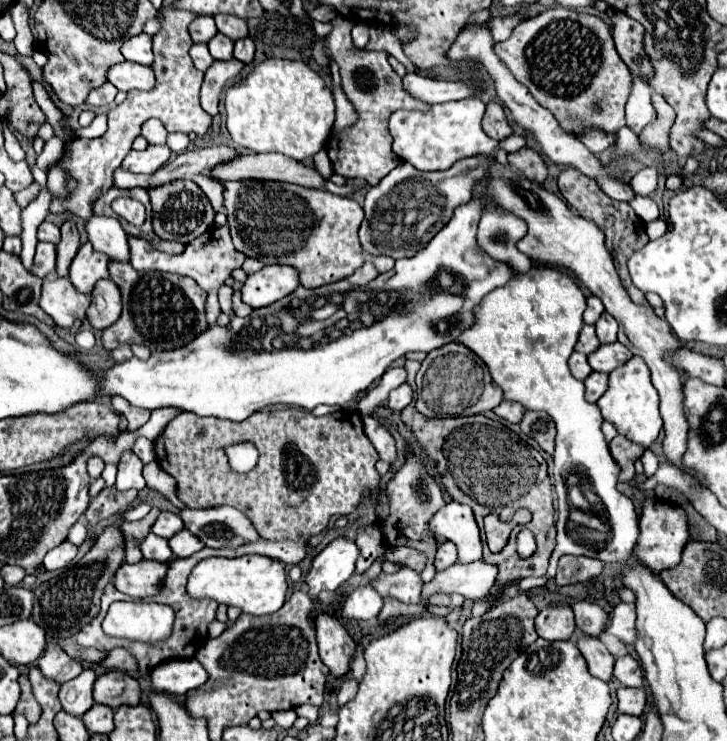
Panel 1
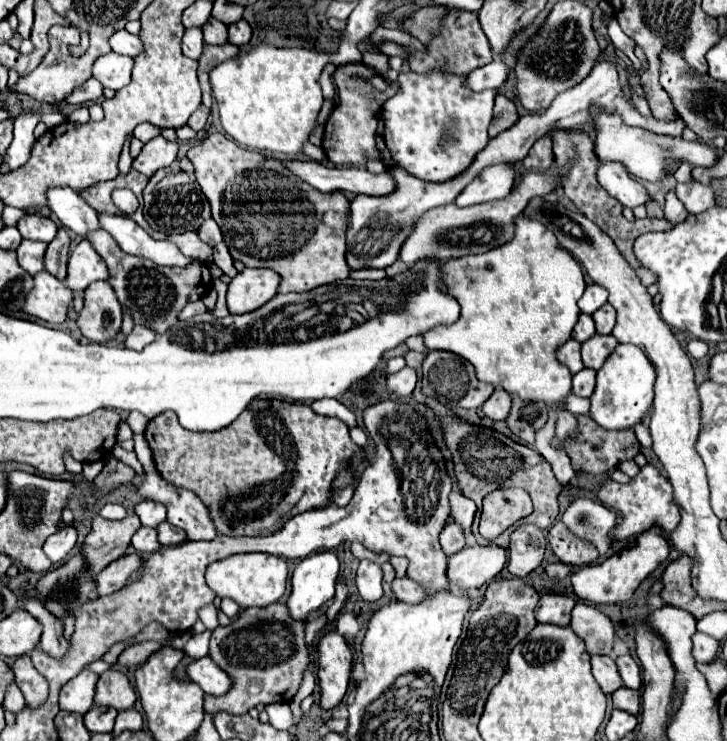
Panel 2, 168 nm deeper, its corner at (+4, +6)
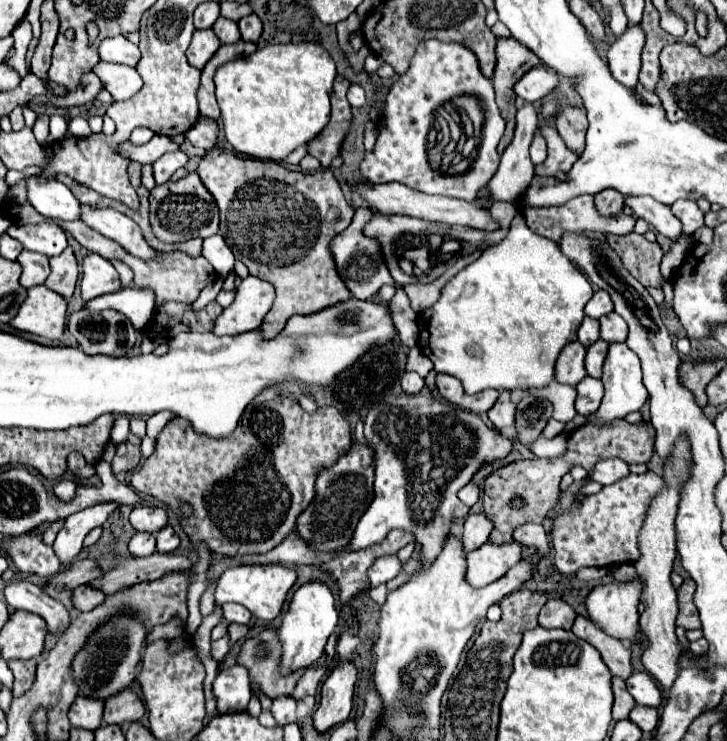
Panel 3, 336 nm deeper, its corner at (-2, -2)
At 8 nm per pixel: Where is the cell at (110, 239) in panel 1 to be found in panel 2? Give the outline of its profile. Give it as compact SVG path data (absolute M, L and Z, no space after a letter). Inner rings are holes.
M71 187L47 189L47 207L59 217L59 221L67 229L75 231L81 237L93 229L101 229L97 211L93 207L89 207L81 199L81 195L77 191L73 191Z

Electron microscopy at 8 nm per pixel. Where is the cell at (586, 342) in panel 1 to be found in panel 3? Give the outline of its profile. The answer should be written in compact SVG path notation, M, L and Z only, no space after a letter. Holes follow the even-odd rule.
M585 317L579 331L577 331L577 337L585 347L593 345L599 339L599 321L595 321L591 317Z

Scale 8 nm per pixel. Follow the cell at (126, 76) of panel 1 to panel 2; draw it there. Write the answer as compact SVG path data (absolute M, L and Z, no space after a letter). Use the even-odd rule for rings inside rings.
M107 53L95 59L93 63L93 77L101 81L103 87L119 91L131 81L131 69L133 69L133 59L117 53Z

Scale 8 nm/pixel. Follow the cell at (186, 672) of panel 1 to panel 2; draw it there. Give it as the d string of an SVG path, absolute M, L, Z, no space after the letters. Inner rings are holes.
M211 657L197 659L193 665L189 665L187 673L189 679L195 681L207 695L215 695L215 697L225 695L233 683L231 677L221 667L217 667L217 663L213 663Z

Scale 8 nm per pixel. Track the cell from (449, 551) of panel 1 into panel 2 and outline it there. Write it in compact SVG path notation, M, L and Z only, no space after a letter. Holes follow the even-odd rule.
M447 523L447 527L441 533L441 547L445 551L445 555L453 555L457 551L461 551L465 547L465 535L463 535L463 527L457 523Z

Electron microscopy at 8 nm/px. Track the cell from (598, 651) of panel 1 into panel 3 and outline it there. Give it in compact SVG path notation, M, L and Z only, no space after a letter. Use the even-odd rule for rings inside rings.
M613 677L613 679L611 679L611 687L613 687L613 695L615 695L615 703L613 703L613 719L615 719L615 721L627 719L629 711L631 711L633 705L635 705L635 699L627 693L625 681L623 681L623 679Z

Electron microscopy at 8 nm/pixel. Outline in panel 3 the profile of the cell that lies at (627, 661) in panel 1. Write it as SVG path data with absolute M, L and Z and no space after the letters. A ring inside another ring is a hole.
M633 673L627 679L627 691L633 695L633 699L639 705L647 705L647 707L659 707L663 699L657 683L649 673Z

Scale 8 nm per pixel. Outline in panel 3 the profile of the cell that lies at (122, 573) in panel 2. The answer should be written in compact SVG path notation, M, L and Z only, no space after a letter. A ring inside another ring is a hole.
M83 585L83 587L77 587L75 593L73 593L73 605L79 611L91 611L97 605L101 605L103 601L105 601L105 595L97 587Z

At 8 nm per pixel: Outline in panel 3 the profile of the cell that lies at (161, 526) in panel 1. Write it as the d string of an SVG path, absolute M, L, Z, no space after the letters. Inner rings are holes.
M143 505L143 507L135 507L129 519L137 531L159 533L163 525L167 525L167 511L157 505Z

